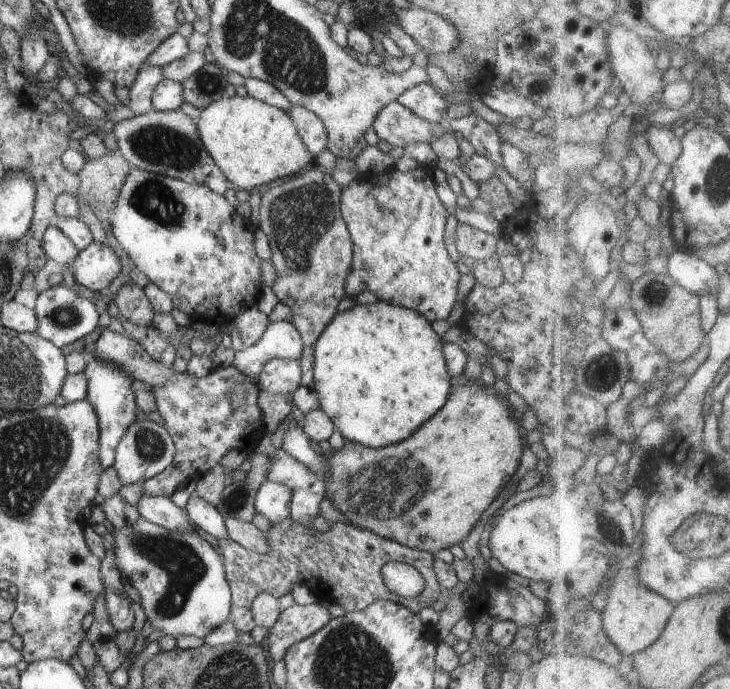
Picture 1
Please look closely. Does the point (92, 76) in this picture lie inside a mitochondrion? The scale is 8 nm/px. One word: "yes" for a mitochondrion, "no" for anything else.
no

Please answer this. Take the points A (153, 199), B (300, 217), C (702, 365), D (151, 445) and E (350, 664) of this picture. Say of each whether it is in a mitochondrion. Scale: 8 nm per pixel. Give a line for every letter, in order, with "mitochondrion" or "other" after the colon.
A: mitochondrion
B: mitochondrion
C: other
D: mitochondrion
E: mitochondrion

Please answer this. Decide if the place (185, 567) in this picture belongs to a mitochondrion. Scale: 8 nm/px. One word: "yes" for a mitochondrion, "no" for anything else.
yes

